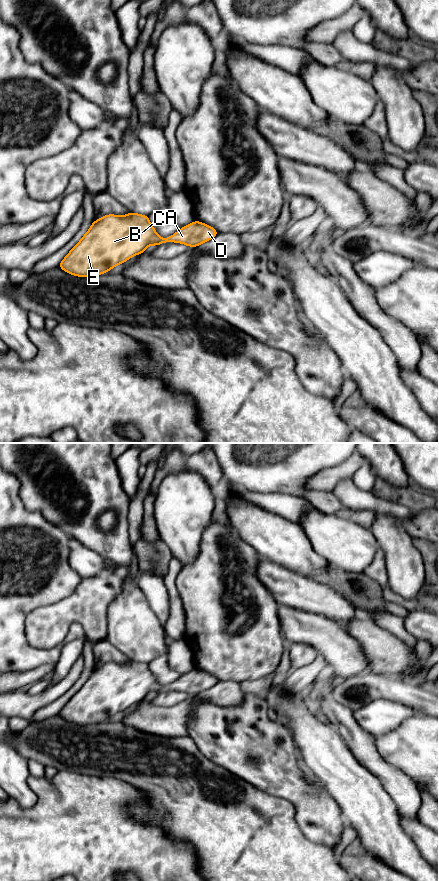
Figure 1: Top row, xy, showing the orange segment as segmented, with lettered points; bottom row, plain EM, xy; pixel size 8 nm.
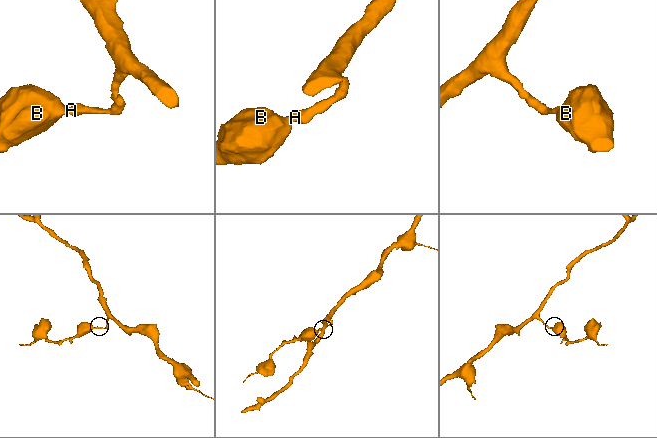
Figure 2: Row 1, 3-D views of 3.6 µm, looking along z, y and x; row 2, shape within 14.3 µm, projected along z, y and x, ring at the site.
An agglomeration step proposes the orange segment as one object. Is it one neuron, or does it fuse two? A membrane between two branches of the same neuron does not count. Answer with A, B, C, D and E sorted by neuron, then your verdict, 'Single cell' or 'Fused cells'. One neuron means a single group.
Groups: A B C D E. Single cell

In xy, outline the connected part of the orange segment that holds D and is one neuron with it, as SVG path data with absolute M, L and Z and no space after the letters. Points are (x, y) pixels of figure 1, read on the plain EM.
M129 660L124 664L107 662L94 668L89 678L58 712L60 717L78 725L108 721L135 703L145 701L151 692L176 690L197 695L219 680L198 668L173 683L161 686L149 664Z

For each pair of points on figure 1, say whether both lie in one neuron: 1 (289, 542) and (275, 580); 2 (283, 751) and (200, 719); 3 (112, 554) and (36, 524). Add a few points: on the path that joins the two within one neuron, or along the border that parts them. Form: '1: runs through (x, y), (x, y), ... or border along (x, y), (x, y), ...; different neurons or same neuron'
1: border along (261, 557), (302, 575); different neurons
2: runs through (262, 751), (241, 738), (230, 738), (221, 733); same neuron
3: border along (51, 522), (58, 526), (70, 539); different neurons

